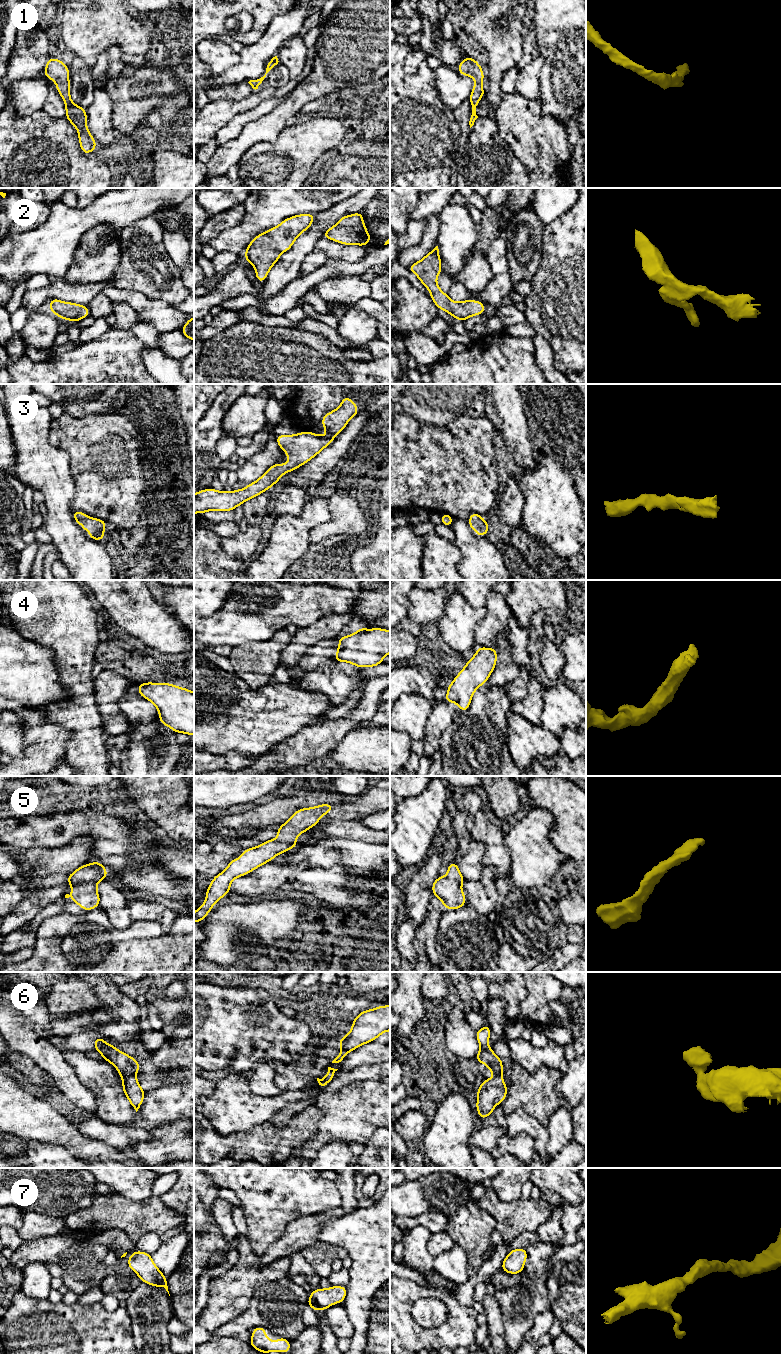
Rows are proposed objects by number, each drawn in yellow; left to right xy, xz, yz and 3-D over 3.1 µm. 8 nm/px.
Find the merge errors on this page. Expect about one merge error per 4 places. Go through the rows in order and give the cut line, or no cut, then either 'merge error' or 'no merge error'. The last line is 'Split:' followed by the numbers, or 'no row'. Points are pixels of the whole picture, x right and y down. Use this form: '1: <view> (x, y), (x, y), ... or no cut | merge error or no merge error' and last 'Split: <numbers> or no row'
1: no cut | no merge error
2: no cut | no merge error
3: no cut | no merge error
4: no cut | no merge error
5: no cut | no merge error
6: xy (135, 1074), (124, 1078) | merge error
7: no cut | no merge error
Split: 6

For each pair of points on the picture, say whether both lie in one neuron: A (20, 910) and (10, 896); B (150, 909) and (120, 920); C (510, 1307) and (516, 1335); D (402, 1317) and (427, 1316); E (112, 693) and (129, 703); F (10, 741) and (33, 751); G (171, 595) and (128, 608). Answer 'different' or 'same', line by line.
A: different
B: different
C: same
D: different
E: different
F: different
G: different

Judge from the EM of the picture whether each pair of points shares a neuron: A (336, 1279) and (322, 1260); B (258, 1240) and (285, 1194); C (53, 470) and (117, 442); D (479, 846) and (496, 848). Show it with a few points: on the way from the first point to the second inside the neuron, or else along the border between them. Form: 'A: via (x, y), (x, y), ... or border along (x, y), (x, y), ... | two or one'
A: border along (331, 1271), (327, 1277) | two
B: via (263, 1229), (267, 1221), (268, 1211), (274, 1205) | one
C: border along (50, 444), (62, 448), (71, 457) | two
D: border along (473, 839), (484, 844), (481, 861), (483, 866) | two

